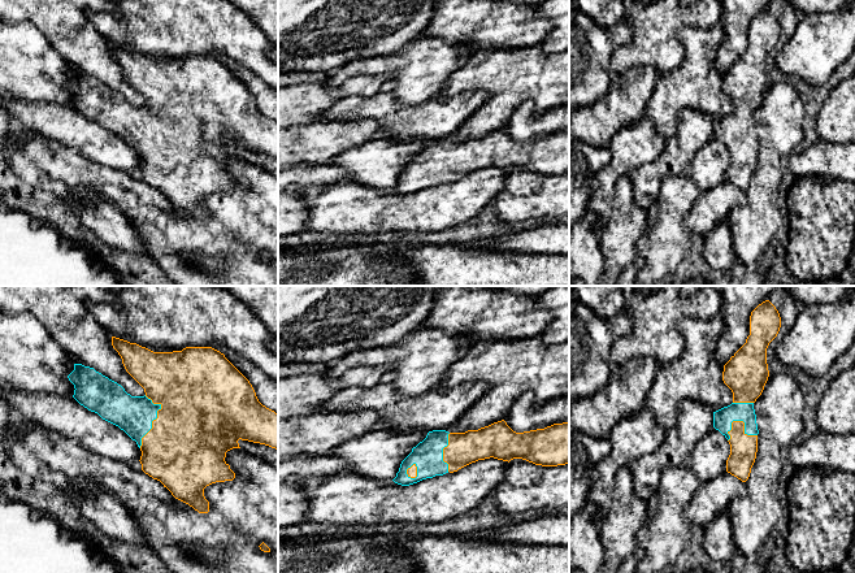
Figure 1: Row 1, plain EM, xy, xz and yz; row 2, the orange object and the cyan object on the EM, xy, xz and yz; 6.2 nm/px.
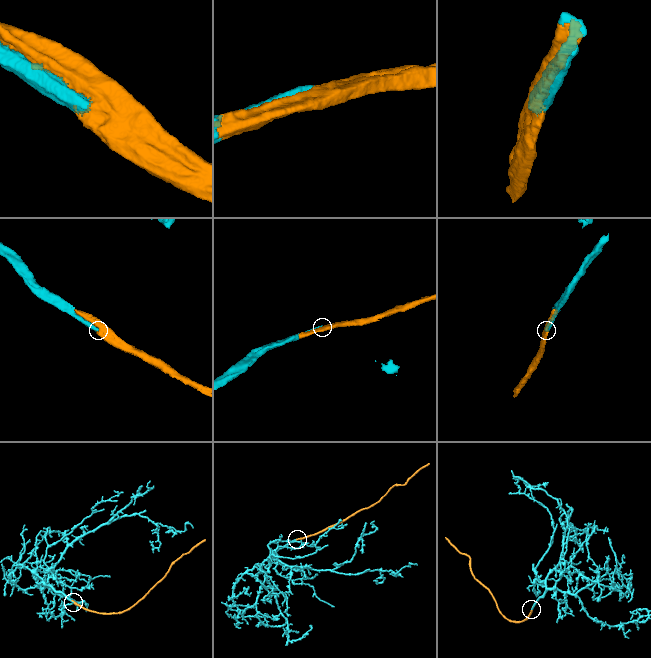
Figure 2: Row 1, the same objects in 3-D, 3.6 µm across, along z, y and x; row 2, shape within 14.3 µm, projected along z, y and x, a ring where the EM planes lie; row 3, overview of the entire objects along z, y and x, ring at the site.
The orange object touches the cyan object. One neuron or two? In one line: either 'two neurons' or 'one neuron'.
one neuron

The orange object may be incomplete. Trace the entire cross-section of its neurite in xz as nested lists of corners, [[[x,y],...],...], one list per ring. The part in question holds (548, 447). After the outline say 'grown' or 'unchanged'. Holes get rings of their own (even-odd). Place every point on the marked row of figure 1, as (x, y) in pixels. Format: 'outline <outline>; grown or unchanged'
outline [[[504,420],[465,433],[433,430],[402,461],[392,481],[409,486],[490,457],[508,463],[522,459],[542,466],[565,465],[569,463],[569,422],[524,433],[513,431]]]; grown

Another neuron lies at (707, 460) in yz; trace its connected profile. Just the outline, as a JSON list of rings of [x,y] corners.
[[[712,427],[691,450],[686,465],[704,483],[726,472],[730,444],[725,435]]]

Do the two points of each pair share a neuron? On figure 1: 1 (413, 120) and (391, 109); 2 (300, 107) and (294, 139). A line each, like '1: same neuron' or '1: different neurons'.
1: same neuron
2: different neurons

